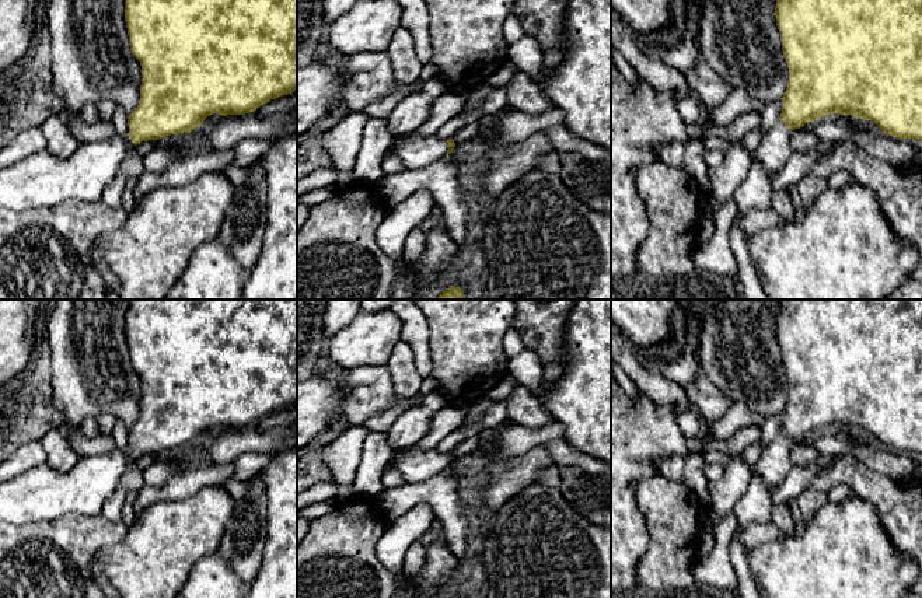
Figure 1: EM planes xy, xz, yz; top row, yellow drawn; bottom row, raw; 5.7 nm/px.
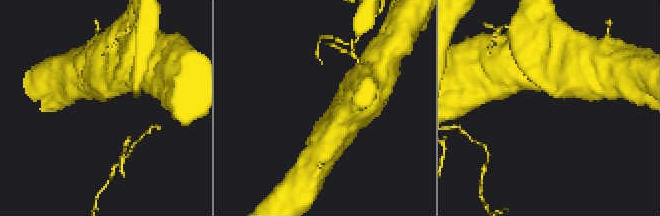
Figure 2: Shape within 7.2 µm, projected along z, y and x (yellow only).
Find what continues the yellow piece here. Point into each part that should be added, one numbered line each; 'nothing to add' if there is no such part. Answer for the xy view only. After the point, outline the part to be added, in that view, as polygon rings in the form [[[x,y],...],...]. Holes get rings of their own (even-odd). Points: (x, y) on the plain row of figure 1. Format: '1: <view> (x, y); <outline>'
1: xy (41, 493); [[[118,447],[104,455],[80,457],[67,472],[53,469],[48,462],[28,468],[0,485],[0,522],[24,525],[52,521],[63,514],[99,515],[105,500],[115,492],[128,464],[135,458]]]

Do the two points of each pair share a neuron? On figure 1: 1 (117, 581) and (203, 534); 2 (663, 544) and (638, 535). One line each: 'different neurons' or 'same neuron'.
1: same neuron
2: different neurons

